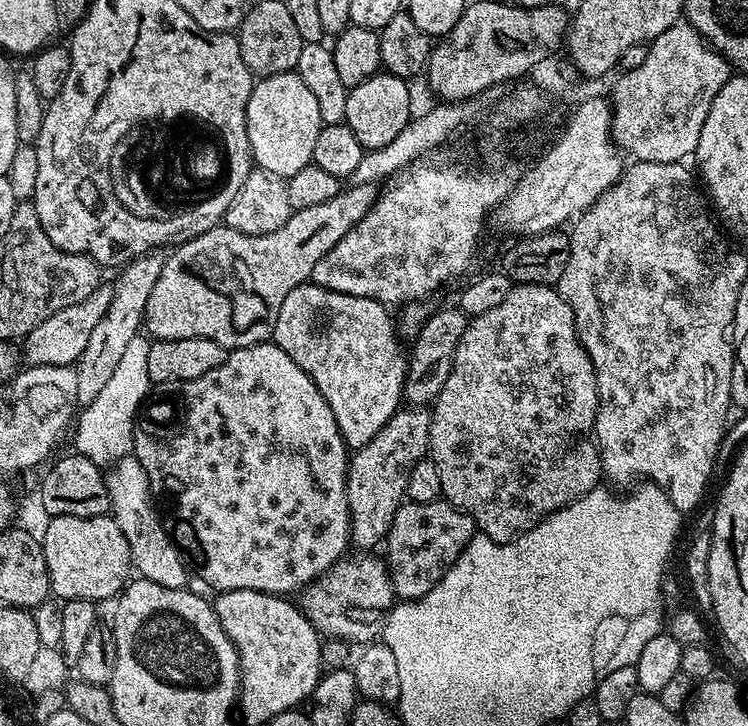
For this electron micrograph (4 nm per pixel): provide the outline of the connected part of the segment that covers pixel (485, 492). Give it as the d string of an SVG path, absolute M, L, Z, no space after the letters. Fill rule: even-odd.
M517 284L499 306L493 306L487 314L478 314L469 319L466 330L458 342L458 350L454 350L454 362L450 366L450 378L446 378L446 386L442 386L431 405L432 421L430 422L430 442L428 456L438 466L438 474L442 477L442 496L449 504L466 513L477 529L491 540L504 544L515 536L521 536L538 522L542 522L552 512L573 504L582 498L591 488L597 487L602 480L600 451L592 434L598 410L598 386L594 366L586 354L580 341L576 339L576 323L570 306L560 296L555 287L546 284Z

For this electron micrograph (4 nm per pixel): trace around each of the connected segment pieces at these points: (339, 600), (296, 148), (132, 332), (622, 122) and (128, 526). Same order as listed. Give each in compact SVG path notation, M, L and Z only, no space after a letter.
M356 554L353 560L341 558L317 580L312 580L298 593L298 607L321 637L346 640L349 645L373 643L383 633L384 621L394 607L397 595L392 589L388 565L376 554Z
M295 71L266 76L253 83L250 102L246 106L246 126L255 167L271 170L272 173L285 178L298 174L298 170L302 170L302 166L312 163L314 142L318 139L322 127L318 114L318 102Z
M145 254L134 258L119 269L120 277L114 280L110 310L106 310L106 314L102 314L102 322L94 326L94 331L90 333L90 338L86 342L86 350L82 350L80 359L74 365L78 378L76 404L80 408L90 406L90 402L98 398L98 393L105 388L110 374L114 374L114 366L118 366L130 338L141 335L146 302L150 298L150 290L154 290L154 282L158 282L158 274L162 274L164 261L163 255Z
M681 22L662 30L658 38L648 44L648 53L642 66L634 66L629 72L621 71L612 88L612 141L633 161L684 162L695 153L698 138L702 134L702 122L710 110L710 102L722 90L730 75L730 65L716 49L709 46L691 24Z
M129 454L115 461L107 469L106 479L112 503L110 515L118 522L122 534L126 534L126 544L130 546L133 569L143 579L158 582L158 586L188 588L190 584L188 582L189 565L186 563L185 553L181 551L178 544L172 541L171 534L164 529L164 524L160 521L155 506L152 505L154 493L146 478L146 470L142 470L136 457Z

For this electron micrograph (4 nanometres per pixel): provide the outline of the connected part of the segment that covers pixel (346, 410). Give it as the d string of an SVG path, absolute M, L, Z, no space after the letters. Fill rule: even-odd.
M309 282L294 286L286 294L272 331L272 340L322 390L349 450L369 444L402 408L408 361L405 353L400 353L398 328L393 313L388 312L377 300L332 292Z

